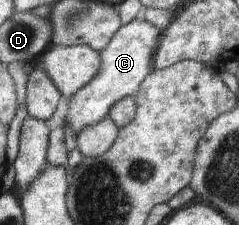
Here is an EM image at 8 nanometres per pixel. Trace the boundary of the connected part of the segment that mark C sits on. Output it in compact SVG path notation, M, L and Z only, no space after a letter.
M138 17L122 25L121 30L110 40L109 46L101 51L102 70L82 90L71 96L65 125L72 126L77 134L107 118L118 100L134 95L151 72L151 62L154 62L153 52L157 50L157 44L159 44L159 30L150 21Z

